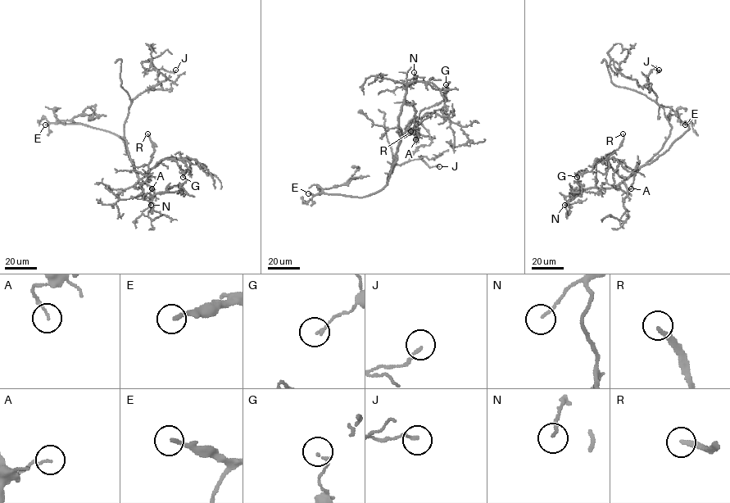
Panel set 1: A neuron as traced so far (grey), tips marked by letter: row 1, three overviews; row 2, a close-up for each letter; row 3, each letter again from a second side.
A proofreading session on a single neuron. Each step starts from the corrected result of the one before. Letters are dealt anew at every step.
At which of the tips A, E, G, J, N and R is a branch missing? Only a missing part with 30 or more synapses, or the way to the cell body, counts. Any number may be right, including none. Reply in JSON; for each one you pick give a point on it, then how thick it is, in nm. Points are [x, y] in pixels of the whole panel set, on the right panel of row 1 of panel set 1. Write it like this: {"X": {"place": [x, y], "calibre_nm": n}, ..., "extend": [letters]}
{"E": {"place": [685, 124], "calibre_nm": 180}, "N": {"place": [564, 205], "calibre_nm": 130}, "R": {"place": [623, 133], "calibre_nm": 200}, "extend": ["E", "N", "R"]}

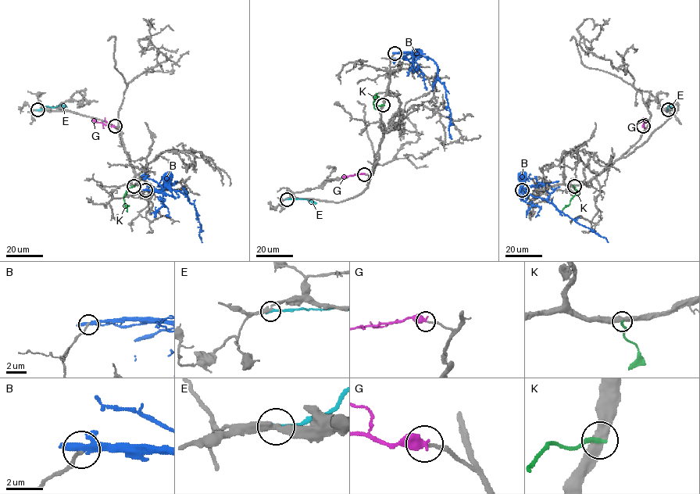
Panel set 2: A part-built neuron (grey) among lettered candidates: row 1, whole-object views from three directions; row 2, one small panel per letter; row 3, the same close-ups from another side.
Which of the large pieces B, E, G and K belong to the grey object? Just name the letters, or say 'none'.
G

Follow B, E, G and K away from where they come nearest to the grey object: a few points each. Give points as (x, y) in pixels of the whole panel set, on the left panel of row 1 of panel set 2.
B: (144, 190), (161, 191), (169, 188), (179, 191), (188, 198), (194, 205), (200, 223), (201, 242)
E: (37, 109), (45, 105), (66, 107)
G: (115, 127), (93, 119)
K: (133, 186), (123, 196), (126, 212)

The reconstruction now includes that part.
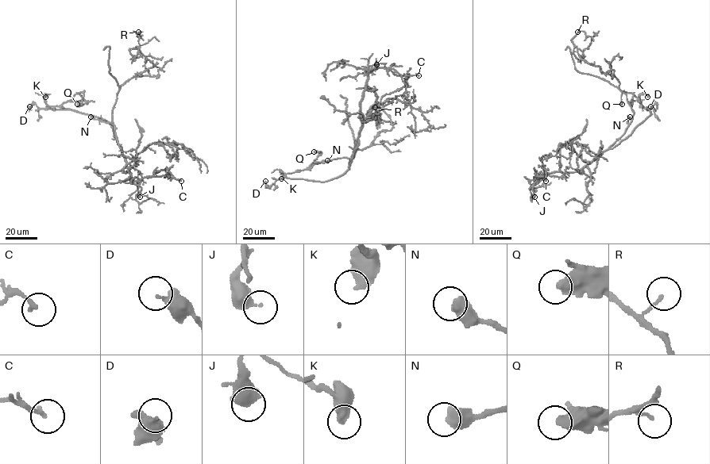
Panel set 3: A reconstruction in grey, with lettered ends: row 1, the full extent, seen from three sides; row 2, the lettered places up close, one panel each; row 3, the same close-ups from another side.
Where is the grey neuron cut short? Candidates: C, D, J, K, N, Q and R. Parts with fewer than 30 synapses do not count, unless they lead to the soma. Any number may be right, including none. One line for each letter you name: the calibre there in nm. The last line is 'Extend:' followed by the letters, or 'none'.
Extend: none

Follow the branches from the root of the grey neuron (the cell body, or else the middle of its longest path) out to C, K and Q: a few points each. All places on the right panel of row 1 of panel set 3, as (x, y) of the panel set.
C: (622, 136), (580, 170), (546, 173), (538, 181), (538, 177), (546, 170), (546, 181)
K: (622, 136), (608, 148), (613, 148), (625, 139), (651, 113), (642, 105), (639, 96), (645, 93), (647, 97)
Q: (622, 136), (608, 148), (613, 148), (625, 139), (651, 113), (630, 93), (622, 93), (622, 104)

